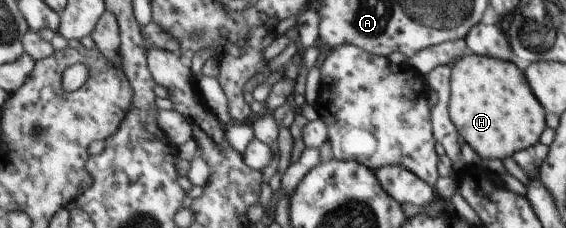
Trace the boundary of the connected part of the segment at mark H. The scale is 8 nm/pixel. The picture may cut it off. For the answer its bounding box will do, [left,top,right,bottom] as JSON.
[448,54,547,159]

